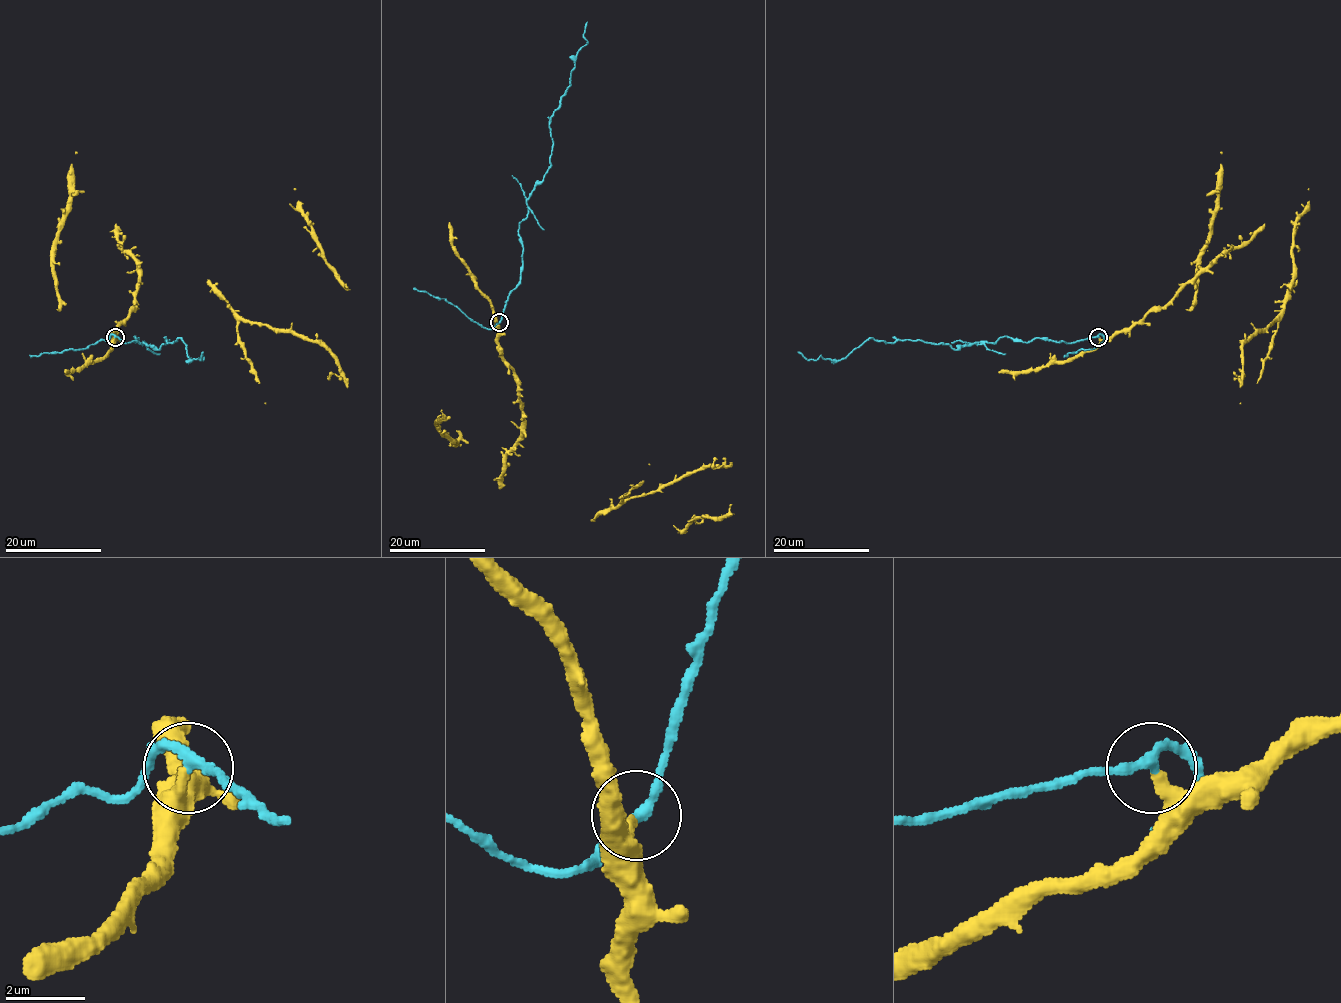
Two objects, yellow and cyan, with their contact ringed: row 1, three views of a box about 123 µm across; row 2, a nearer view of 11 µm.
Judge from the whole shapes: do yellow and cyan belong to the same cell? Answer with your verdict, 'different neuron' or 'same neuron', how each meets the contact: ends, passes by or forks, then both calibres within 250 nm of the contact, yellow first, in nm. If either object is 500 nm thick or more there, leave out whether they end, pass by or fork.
different neuron; yellow ends; cyan passes by; calibres 320 and 240 nm

